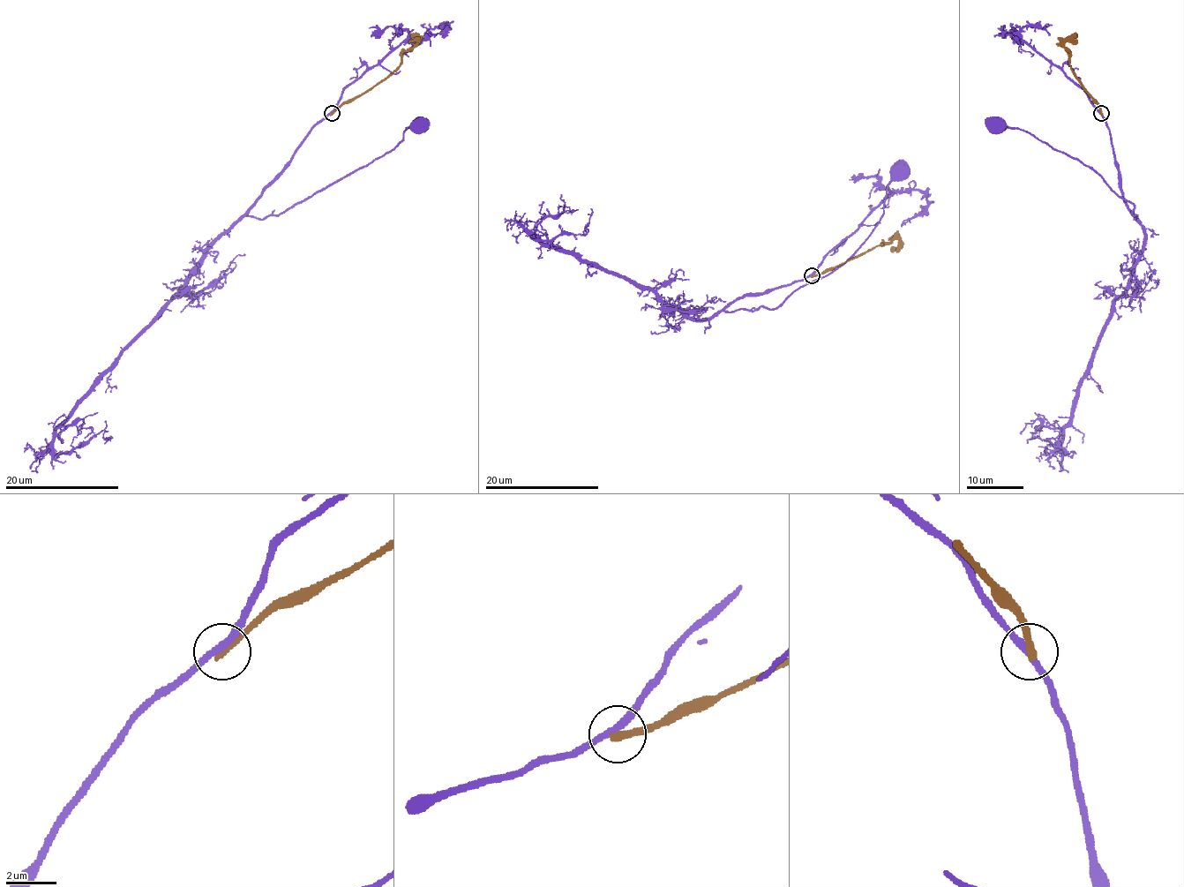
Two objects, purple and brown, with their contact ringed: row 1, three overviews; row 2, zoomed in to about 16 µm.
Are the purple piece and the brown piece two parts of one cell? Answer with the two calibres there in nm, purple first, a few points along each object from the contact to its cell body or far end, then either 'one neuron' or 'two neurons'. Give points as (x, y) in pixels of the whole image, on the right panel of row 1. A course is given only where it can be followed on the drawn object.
280 nm thick on the purple side, 300 nm on the other; purple runs (1099, 114), (1134, 219), (1134, 206), (1094, 170), (1024, 131), (1000, 119), (996, 124); brown runs (1101, 114), (1101, 109), (1070, 65), (1070, 56), (1064, 44), (1074, 33); two neurons

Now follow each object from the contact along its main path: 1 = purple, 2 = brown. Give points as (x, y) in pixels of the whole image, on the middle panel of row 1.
1: (812, 274), (745, 294), (725, 309), (775, 309), (837, 268), (879, 221), (887, 186), (900, 170)
2: (812, 276), (817, 276), (897, 239), (898, 244), (890, 249)

